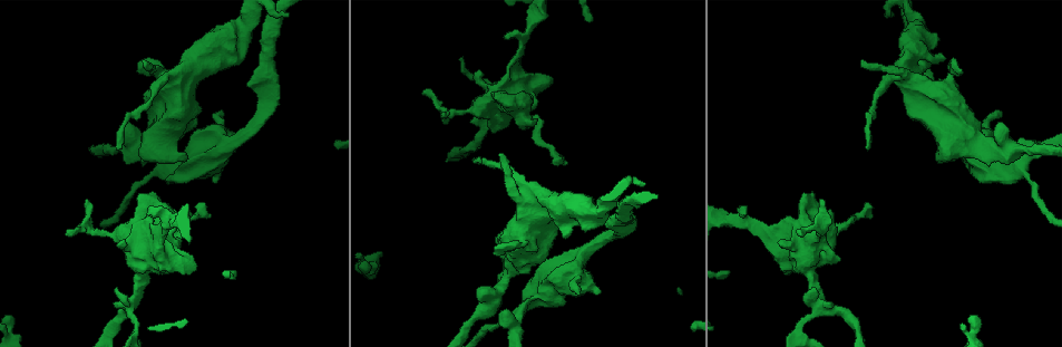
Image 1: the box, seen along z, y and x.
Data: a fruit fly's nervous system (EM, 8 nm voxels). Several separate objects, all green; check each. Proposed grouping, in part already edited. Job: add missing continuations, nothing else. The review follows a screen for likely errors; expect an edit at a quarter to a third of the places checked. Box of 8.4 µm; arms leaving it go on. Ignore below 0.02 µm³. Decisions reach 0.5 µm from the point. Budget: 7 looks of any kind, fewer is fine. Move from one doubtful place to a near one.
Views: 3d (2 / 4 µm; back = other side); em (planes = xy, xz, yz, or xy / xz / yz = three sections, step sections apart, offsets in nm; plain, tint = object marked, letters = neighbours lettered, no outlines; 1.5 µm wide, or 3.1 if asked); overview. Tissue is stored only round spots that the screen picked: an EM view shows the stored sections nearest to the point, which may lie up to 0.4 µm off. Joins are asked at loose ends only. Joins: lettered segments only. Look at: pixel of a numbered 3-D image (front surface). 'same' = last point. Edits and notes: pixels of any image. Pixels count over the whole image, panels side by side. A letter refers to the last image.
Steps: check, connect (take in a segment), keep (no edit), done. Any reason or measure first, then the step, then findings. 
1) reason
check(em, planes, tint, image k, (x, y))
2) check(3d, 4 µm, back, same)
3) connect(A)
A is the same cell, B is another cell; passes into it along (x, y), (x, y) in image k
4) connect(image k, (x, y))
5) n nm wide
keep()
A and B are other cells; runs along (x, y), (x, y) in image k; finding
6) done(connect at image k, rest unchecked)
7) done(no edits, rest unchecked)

an open end
check(em, planes, letters, image 1, (862, 61))

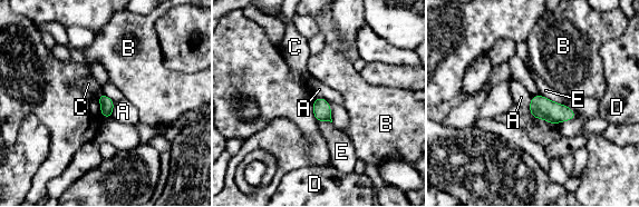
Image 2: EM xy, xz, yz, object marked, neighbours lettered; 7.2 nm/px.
keep()
A, B, C, D and E are other cells; no lettered segment goes on from it

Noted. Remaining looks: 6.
thin end
check(em, xz, step 8, tint, image 1, (116, 146))

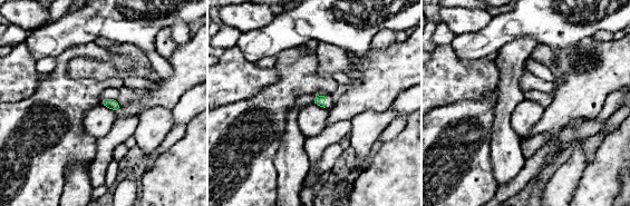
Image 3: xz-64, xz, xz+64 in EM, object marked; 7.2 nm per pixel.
check(em, planes, letters, same)

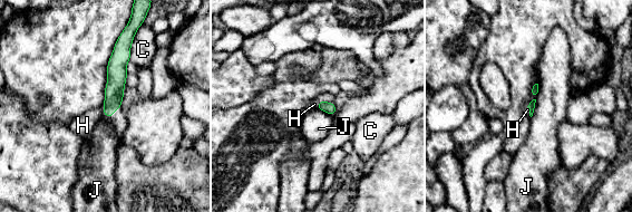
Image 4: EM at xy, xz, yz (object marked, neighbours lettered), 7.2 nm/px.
keep()
C, H and J are other cells; runs along (120, 41), (114, 98), (106, 114) in image 4; no lettered segment goes on from it

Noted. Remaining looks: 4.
an open end
check(3d, 4 µm, image 1, (838, 261))

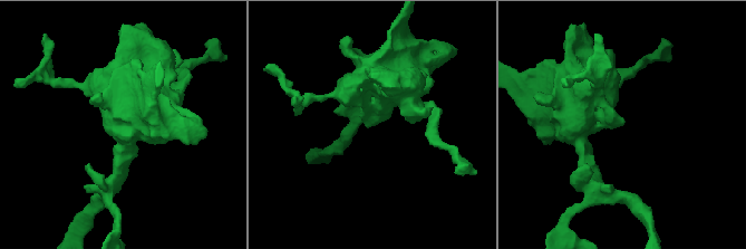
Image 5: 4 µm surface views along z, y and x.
check(em, planes, tint, image 5, (367, 126))

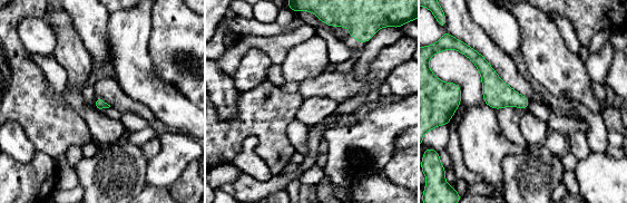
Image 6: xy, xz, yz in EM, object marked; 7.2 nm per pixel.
check(em, planes, letters, same)

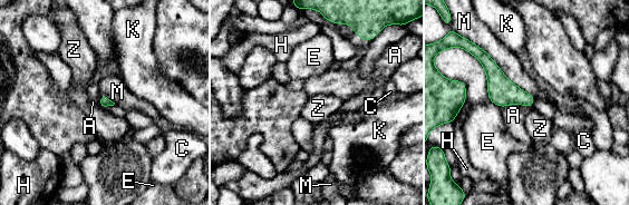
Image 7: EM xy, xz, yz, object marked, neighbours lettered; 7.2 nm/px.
keep()
A, C, E, H, K, M and Z are other cells; border along (530, 107), (505, 105), (502, 108) in image 7; no lettered segment goes on from it

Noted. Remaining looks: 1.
done(no edits, rest unchecked)

